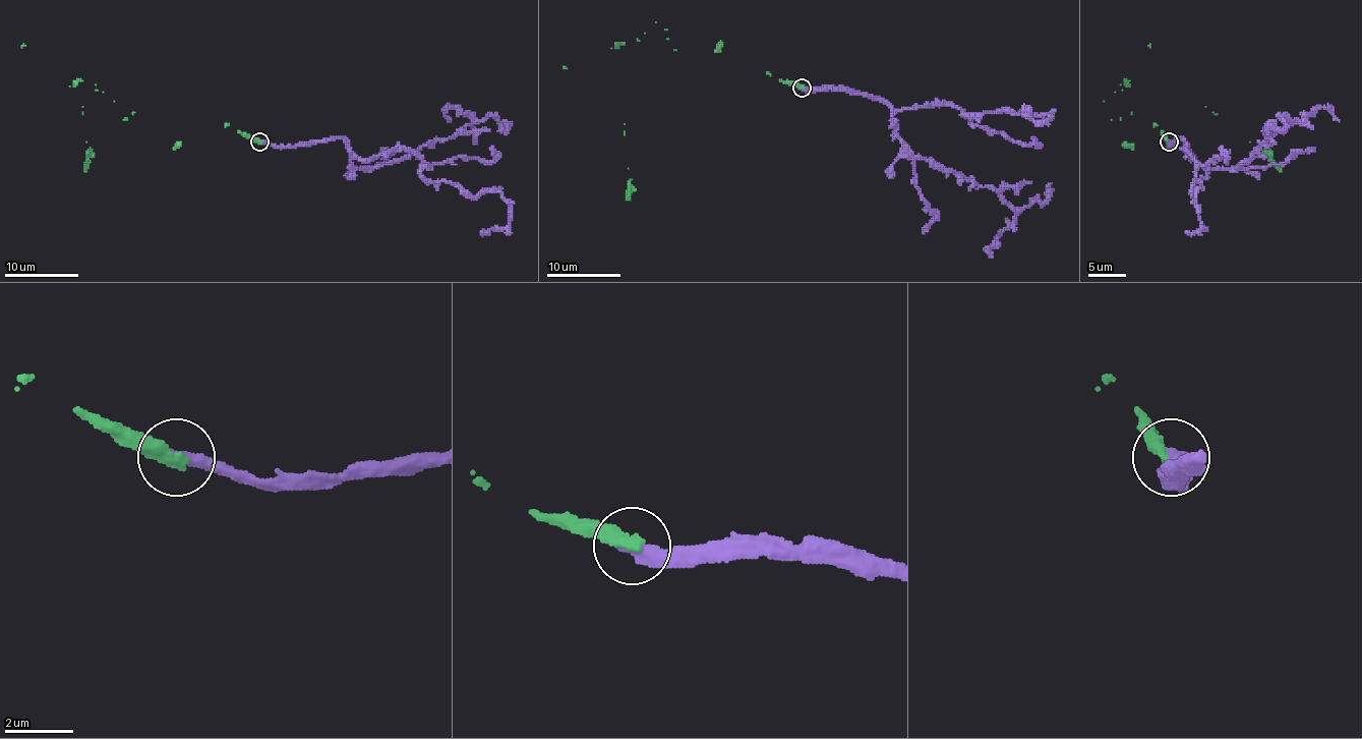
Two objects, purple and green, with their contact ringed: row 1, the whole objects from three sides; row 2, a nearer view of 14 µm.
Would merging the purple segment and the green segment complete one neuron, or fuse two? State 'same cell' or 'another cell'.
another cell

